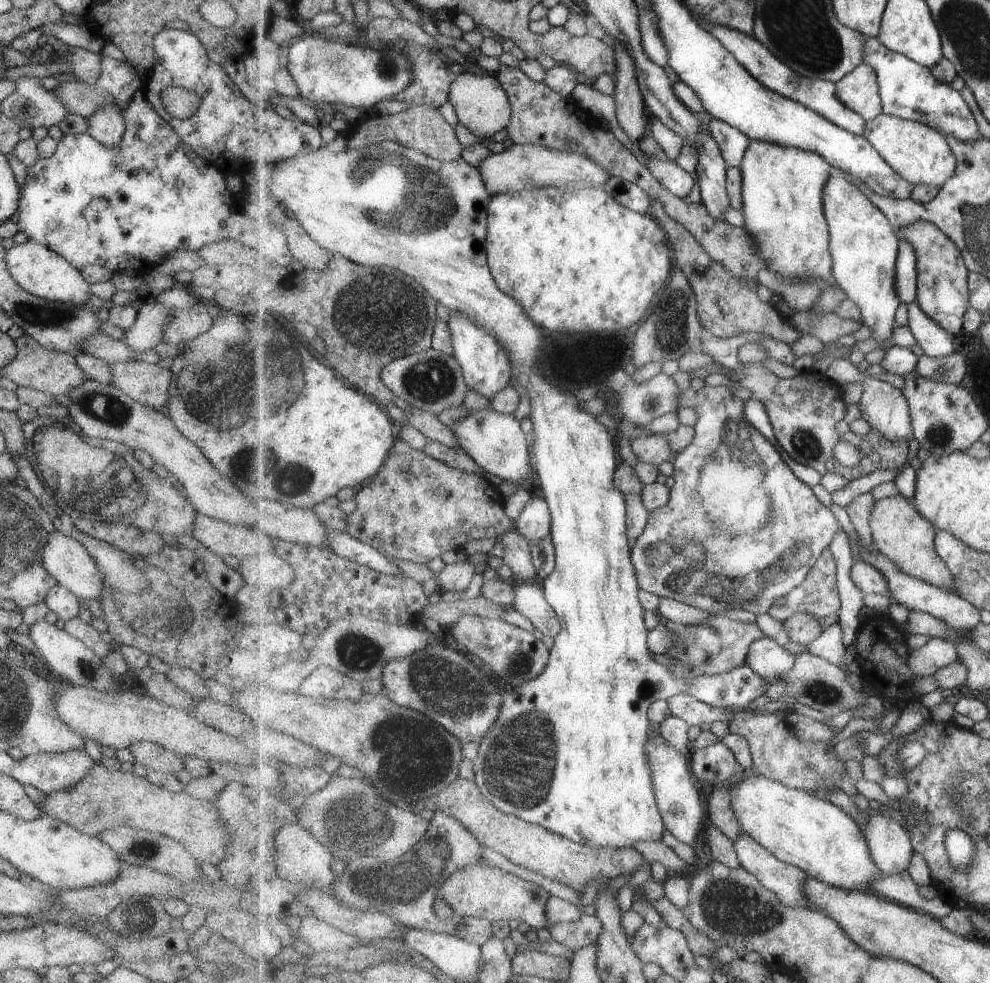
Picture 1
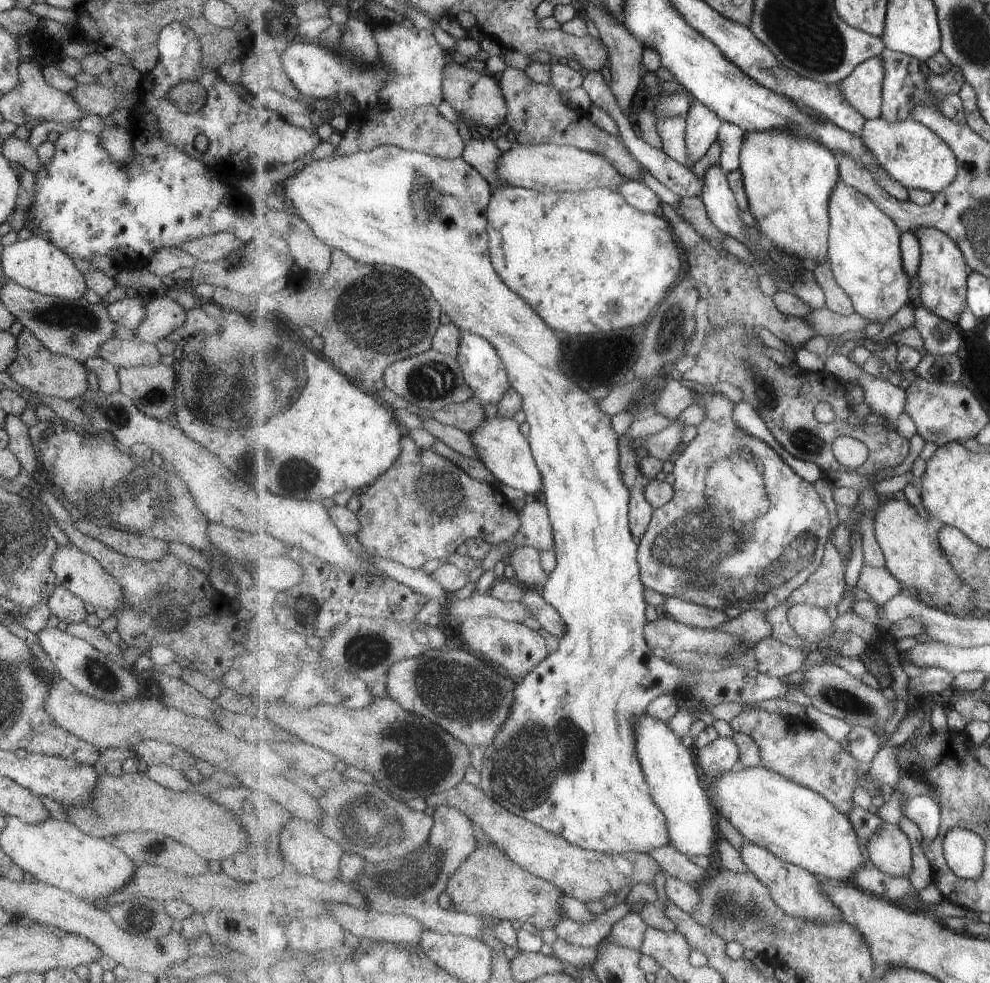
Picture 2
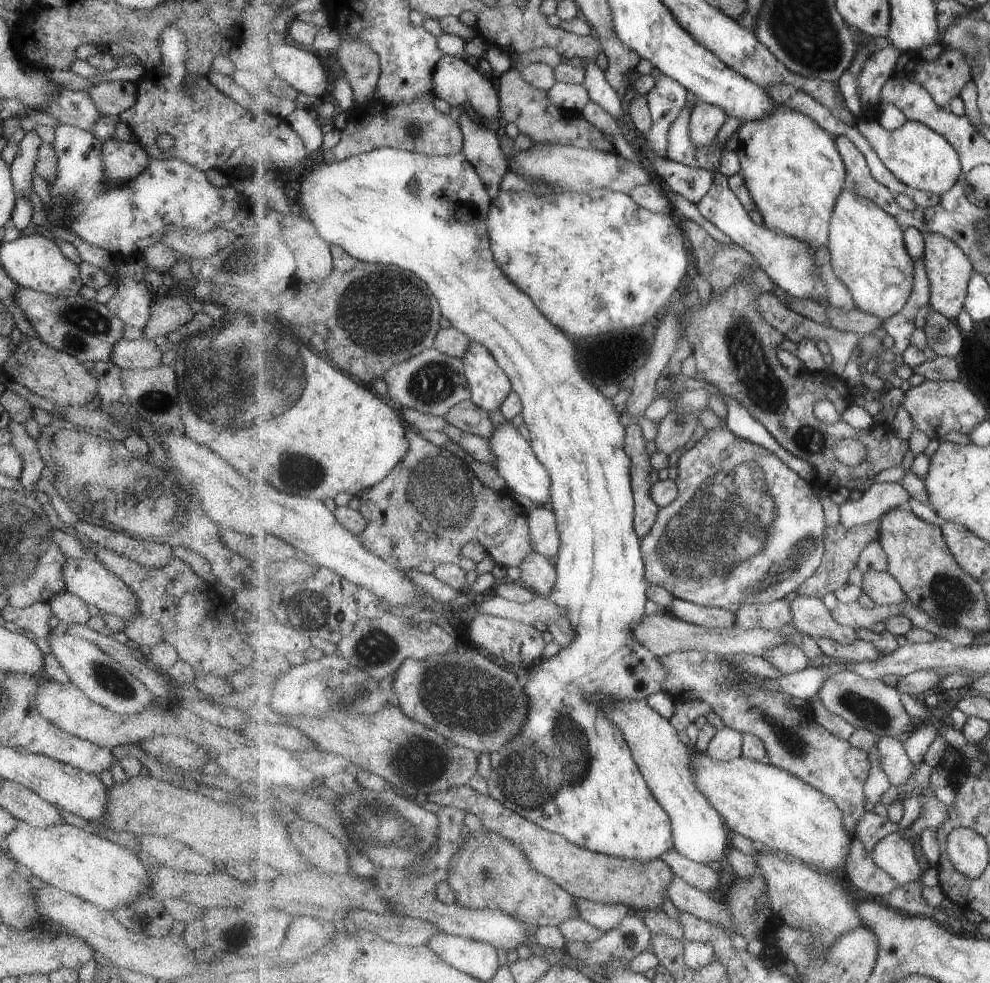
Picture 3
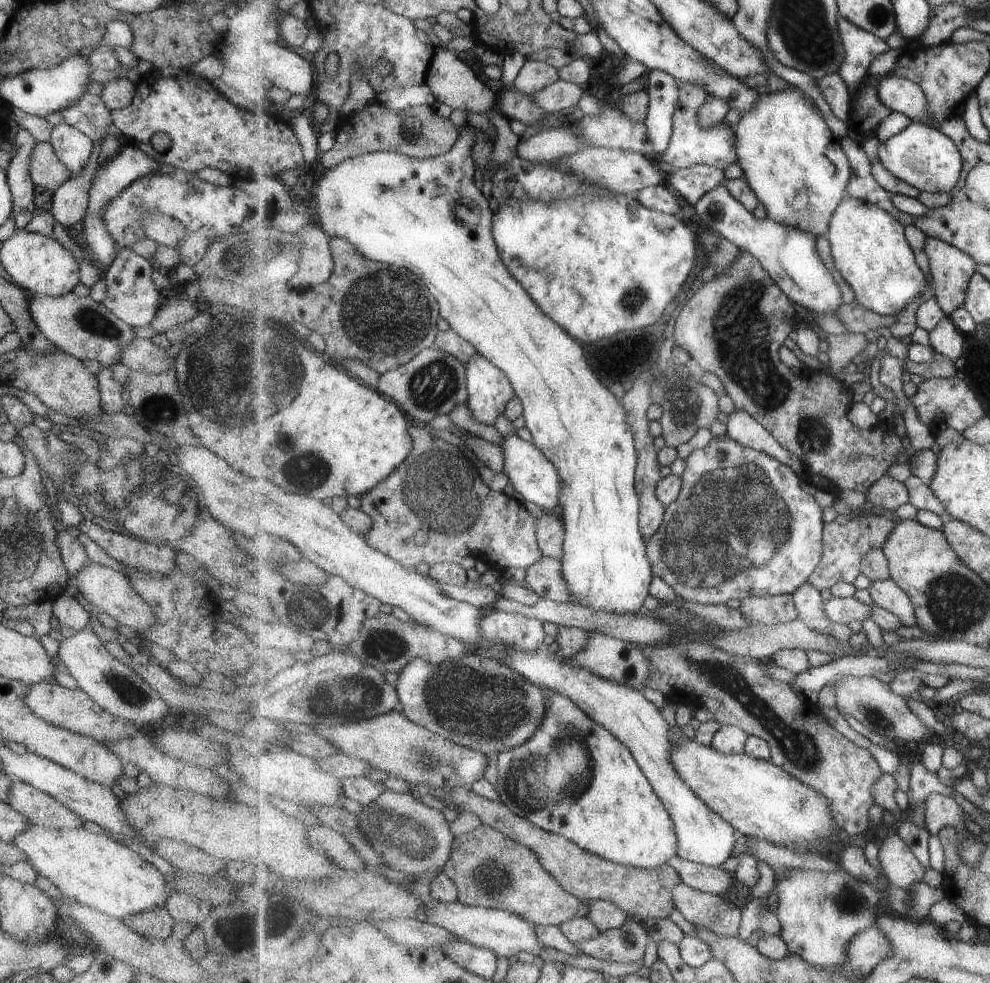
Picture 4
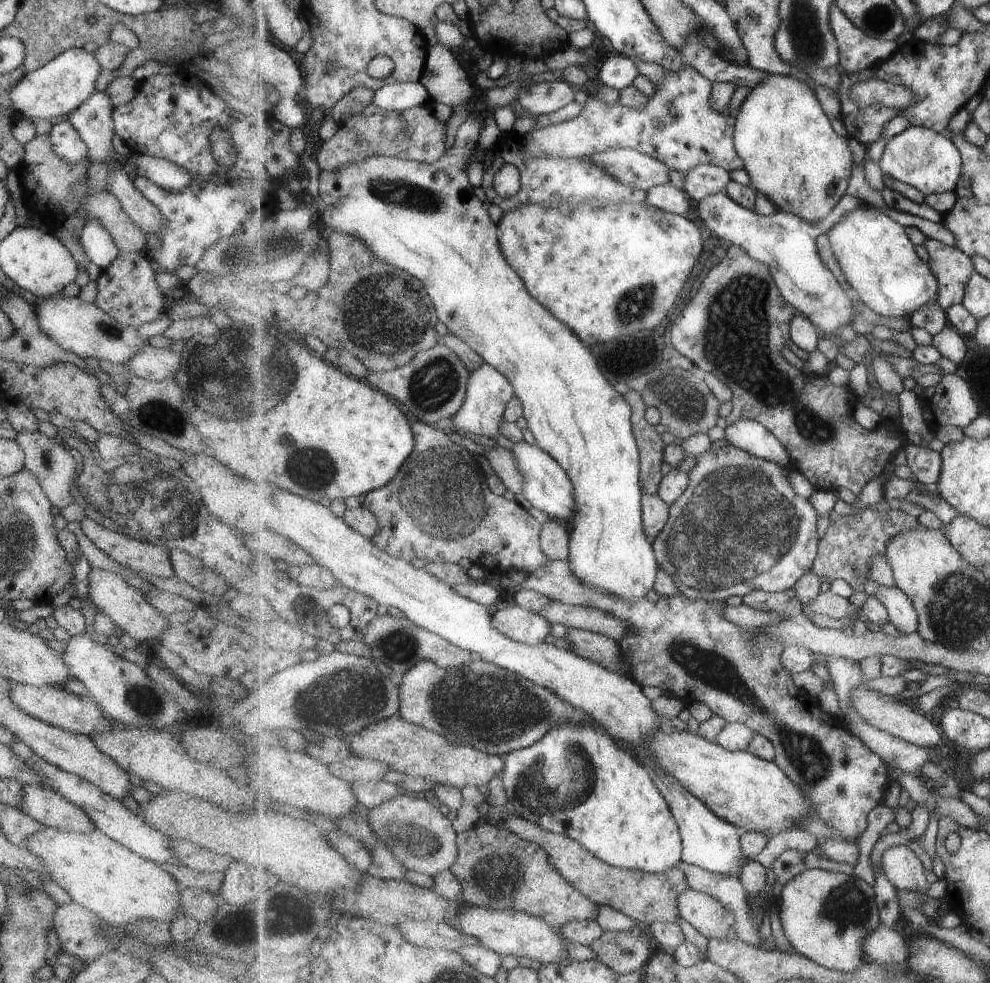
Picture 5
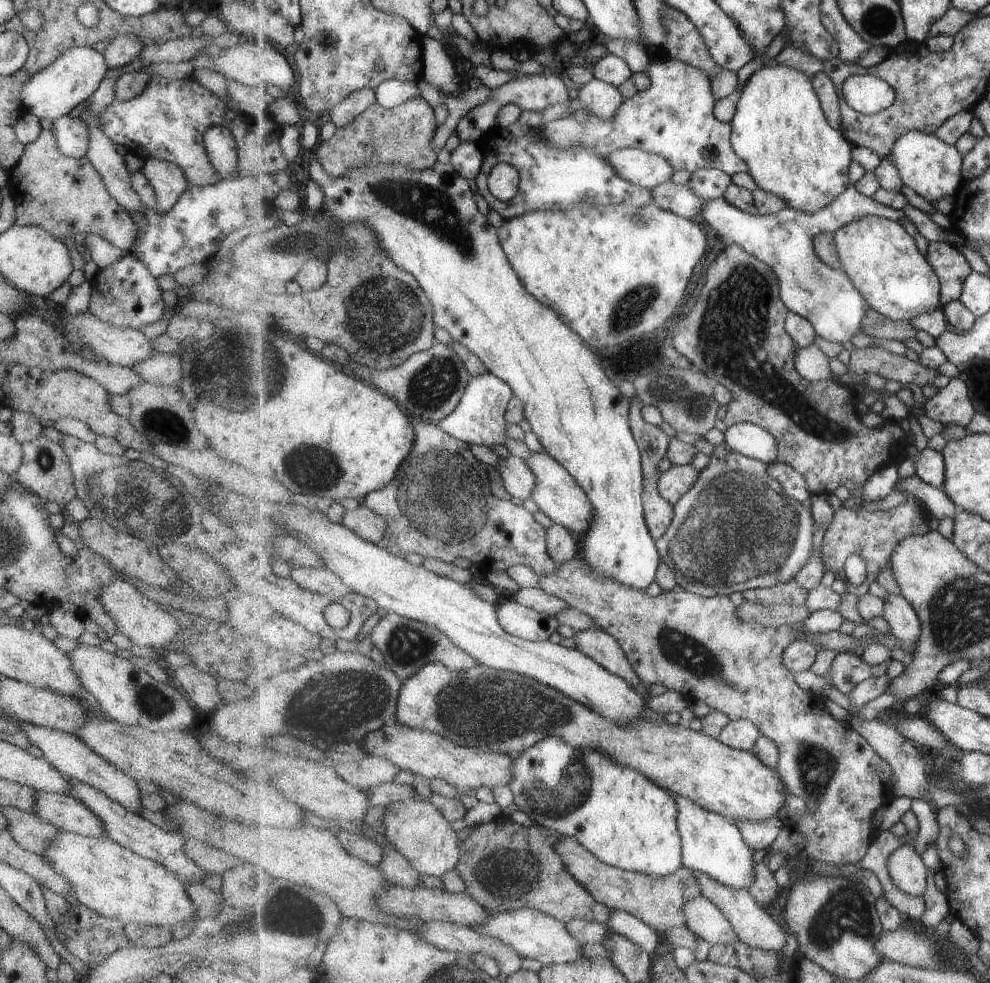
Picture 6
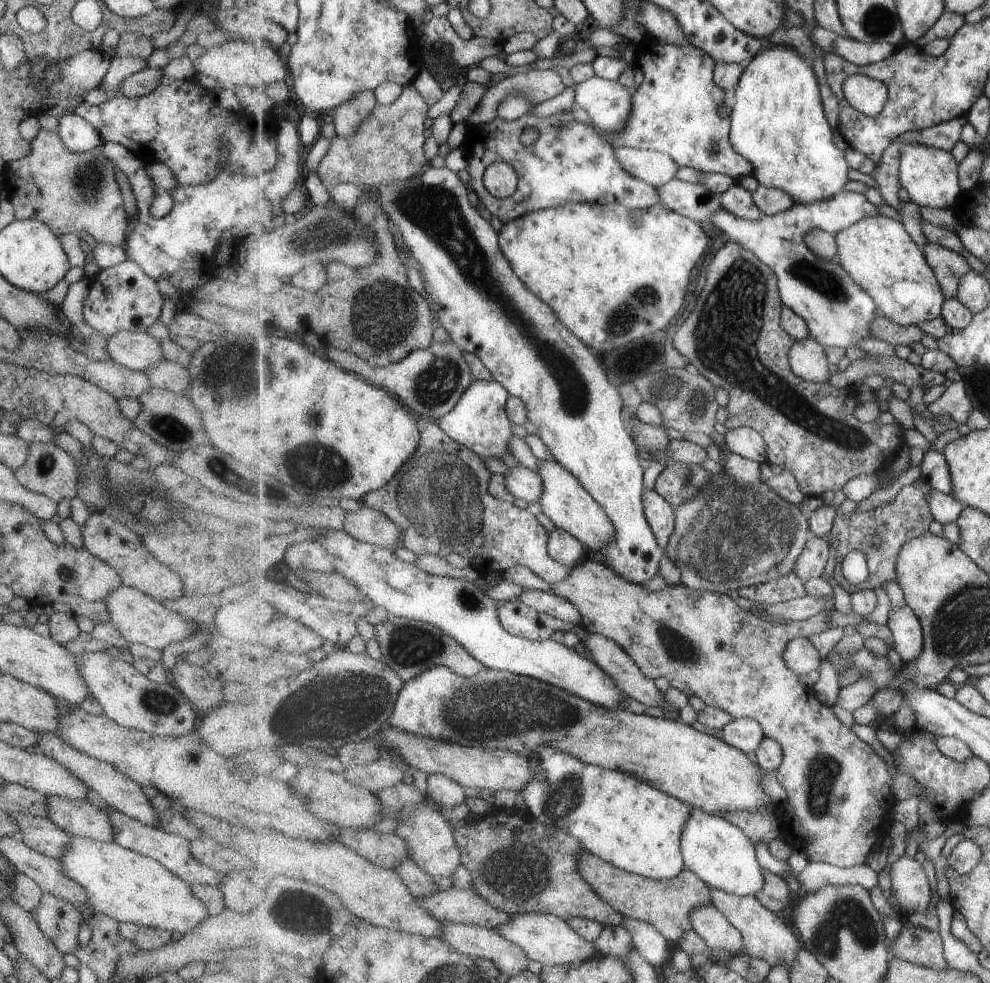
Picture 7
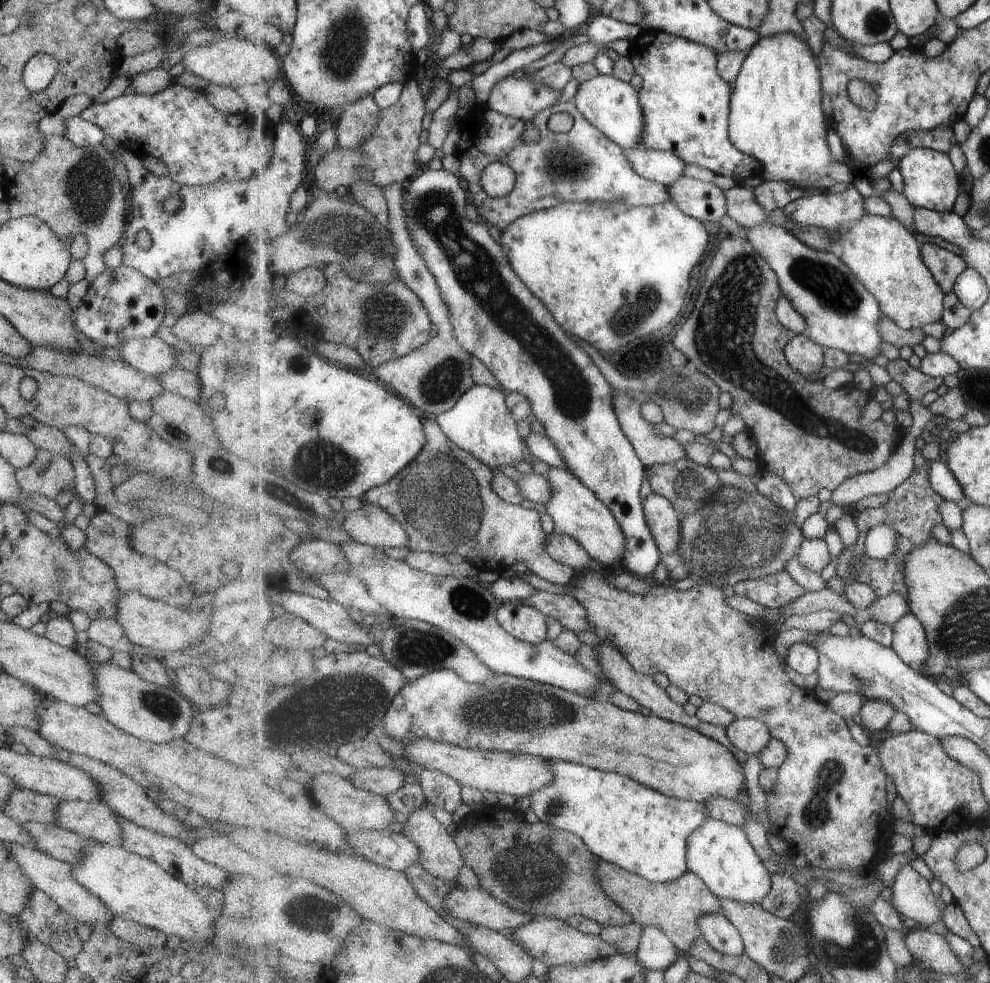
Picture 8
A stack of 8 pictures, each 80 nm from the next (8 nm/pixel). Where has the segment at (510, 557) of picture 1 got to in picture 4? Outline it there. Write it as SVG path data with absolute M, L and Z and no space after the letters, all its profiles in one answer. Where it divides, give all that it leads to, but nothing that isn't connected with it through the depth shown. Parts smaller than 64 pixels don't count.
M544 557L541 562L526 570L523 584L537 592L541 599L559 603L569 603L571 600L571 590L565 580L561 559Z

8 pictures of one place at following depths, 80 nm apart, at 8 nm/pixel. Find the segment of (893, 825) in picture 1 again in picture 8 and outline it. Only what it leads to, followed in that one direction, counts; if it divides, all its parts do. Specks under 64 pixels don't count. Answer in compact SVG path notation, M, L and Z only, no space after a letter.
M911 864L903 866L890 891L890 903L901 918L915 920L921 924L921 928L927 929L939 920L944 920L944 913L939 910L942 907L939 896L935 897L929 880L919 874Z

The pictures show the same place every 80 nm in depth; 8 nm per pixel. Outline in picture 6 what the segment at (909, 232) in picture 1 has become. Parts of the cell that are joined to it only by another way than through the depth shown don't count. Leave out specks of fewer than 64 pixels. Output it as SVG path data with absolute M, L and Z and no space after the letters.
M931 241L926 255L942 282L942 307L959 301L964 284L974 271L963 251L945 241Z

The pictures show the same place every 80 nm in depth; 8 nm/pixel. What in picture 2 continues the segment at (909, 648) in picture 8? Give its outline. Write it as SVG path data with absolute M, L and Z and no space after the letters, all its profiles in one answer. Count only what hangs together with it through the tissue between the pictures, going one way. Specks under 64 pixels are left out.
M863 564L857 581L857 587L878 604L886 605L892 598L903 592L902 584L886 567Z

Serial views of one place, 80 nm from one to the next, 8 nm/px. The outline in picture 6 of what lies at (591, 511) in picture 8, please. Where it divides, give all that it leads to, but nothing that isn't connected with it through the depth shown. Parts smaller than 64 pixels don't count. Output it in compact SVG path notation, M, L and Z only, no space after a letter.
M547 451L531 454L526 463L537 476L537 486L531 494L531 499L537 504L539 510L547 515L553 523L564 526L577 537L585 536L597 518L595 504L591 504L591 498L587 496L586 490L579 486L579 482L565 466L557 462Z

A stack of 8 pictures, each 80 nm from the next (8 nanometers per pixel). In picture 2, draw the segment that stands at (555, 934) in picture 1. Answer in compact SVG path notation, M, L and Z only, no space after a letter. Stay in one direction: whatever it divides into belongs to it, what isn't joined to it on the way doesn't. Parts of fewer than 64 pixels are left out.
M627 898L611 905L607 909L601 909L597 916L588 923L580 923L573 919L559 921L553 930L559 935L560 939L582 947L599 946L603 939L607 939L612 933L613 925L629 912Z

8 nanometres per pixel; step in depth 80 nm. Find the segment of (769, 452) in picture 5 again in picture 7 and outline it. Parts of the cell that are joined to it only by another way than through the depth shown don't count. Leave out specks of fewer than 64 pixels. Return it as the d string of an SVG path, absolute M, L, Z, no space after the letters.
M751 427L729 429L725 434L725 444L730 451L747 459L767 463L767 442L765 438Z

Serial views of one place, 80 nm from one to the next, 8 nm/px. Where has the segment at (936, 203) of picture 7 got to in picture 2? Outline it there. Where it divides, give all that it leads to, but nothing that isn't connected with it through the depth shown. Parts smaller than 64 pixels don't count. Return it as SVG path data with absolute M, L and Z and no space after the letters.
M881 116L868 120L861 137L874 152L878 162L908 189L917 188L937 194L958 176L959 161L951 146L931 127L913 118L890 121Z

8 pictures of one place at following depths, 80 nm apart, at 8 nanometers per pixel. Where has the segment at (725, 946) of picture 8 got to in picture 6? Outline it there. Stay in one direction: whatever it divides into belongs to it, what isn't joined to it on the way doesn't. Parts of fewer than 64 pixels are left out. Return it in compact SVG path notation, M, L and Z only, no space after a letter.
M705 895L687 901L685 912L687 926L711 946L735 944L740 941L726 914Z

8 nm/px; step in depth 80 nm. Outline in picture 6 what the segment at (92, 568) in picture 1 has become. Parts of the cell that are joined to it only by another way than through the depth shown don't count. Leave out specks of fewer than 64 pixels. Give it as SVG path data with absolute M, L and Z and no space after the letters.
M113 580L99 588L99 602L105 613L113 620L117 632L127 637L133 645L144 645L149 648L165 649L175 640L181 628L177 620L163 610L163 606L156 604L150 595L135 590L131 584L124 580Z

